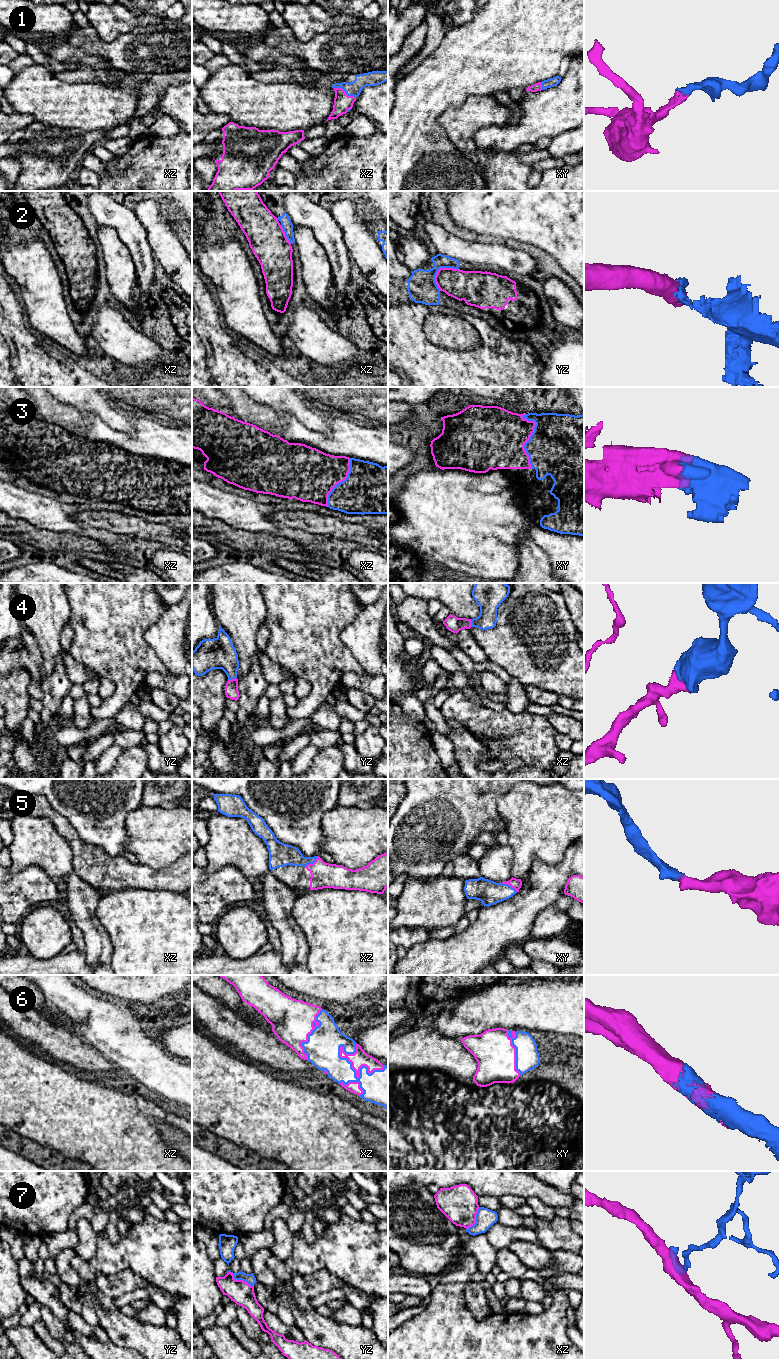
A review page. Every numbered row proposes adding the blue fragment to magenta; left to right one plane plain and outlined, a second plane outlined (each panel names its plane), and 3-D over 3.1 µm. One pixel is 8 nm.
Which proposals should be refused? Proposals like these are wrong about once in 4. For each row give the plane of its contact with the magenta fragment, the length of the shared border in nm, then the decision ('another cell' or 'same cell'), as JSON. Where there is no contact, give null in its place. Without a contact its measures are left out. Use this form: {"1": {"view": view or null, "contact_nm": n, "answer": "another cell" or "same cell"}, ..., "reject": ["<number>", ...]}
{"1": {"view": "xz", "contact_nm": 200, "answer": "same cell"}, "2": {"view": "yz", "contact_nm": 240, "answer": "same cell"}, "3": {"view": "xy", "contact_nm": 440, "answer": "same cell"}, "4": {"view": "yz", "contact_nm": 80, "answer": "same cell"}, "5": {"view": "xy", "contact_nm": 150, "answer": "same cell"}, "6": {"view": "xz", "contact_nm": 400, "answer": "same cell"}, "7": {"view": "yz", "contact_nm": 260, "answer": "another cell"}, "reject": ["7"]}

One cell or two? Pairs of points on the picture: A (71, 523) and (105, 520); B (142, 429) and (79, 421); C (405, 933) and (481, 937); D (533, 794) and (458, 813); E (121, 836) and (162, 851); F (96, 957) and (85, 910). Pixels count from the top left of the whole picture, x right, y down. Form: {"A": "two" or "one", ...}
{"A": "two", "B": "one", "C": "two", "D": "two", "E": "two", "F": "one"}

